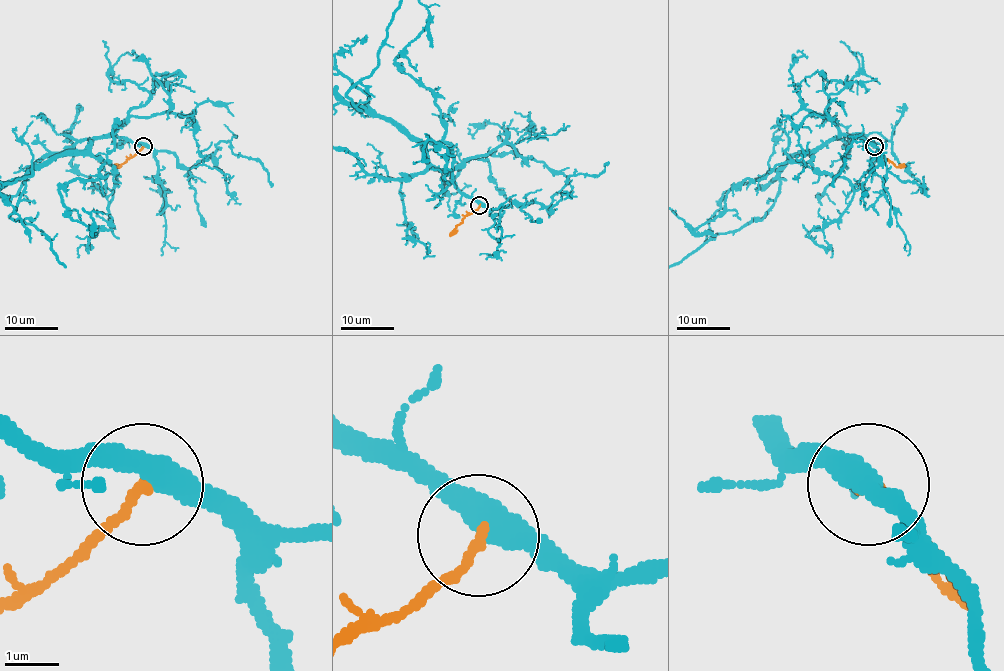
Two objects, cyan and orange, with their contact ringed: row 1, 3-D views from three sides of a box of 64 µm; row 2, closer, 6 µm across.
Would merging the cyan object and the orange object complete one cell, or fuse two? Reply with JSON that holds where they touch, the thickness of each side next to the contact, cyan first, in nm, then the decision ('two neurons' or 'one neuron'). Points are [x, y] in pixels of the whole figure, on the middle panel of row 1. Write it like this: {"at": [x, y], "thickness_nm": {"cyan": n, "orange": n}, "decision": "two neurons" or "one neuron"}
{"at": [479, 205], "thickness_nm": {"cyan": 440, "orange": 170}, "decision": "two neurons"}

